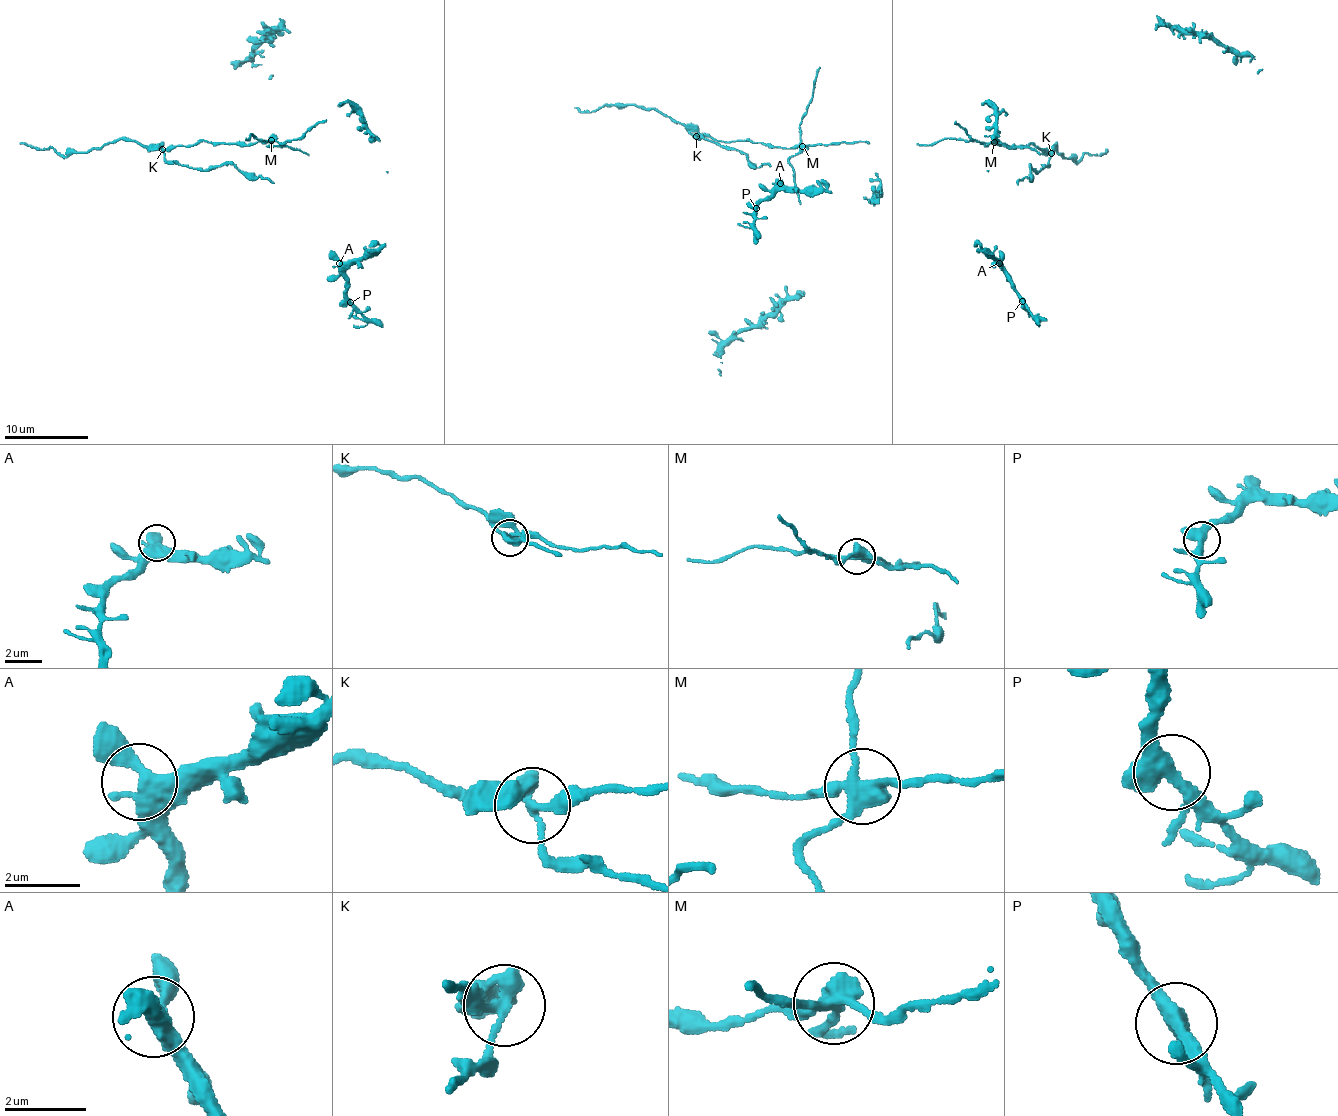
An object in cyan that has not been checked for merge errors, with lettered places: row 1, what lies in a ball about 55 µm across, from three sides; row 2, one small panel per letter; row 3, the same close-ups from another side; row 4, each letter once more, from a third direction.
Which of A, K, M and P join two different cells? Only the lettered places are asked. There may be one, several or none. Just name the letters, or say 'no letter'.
K, M

